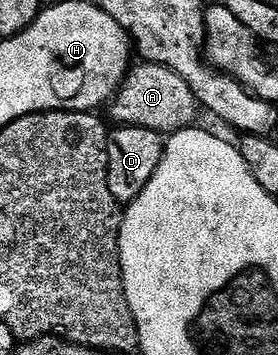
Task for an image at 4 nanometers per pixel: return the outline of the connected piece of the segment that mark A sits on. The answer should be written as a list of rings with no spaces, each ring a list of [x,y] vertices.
[[[138,63],[126,74],[126,82],[114,94],[108,112],[115,126],[144,127],[148,131],[169,135],[191,128],[197,122],[194,120],[200,114],[200,106],[192,87],[188,87],[188,83],[180,79],[176,71],[159,65]]]

